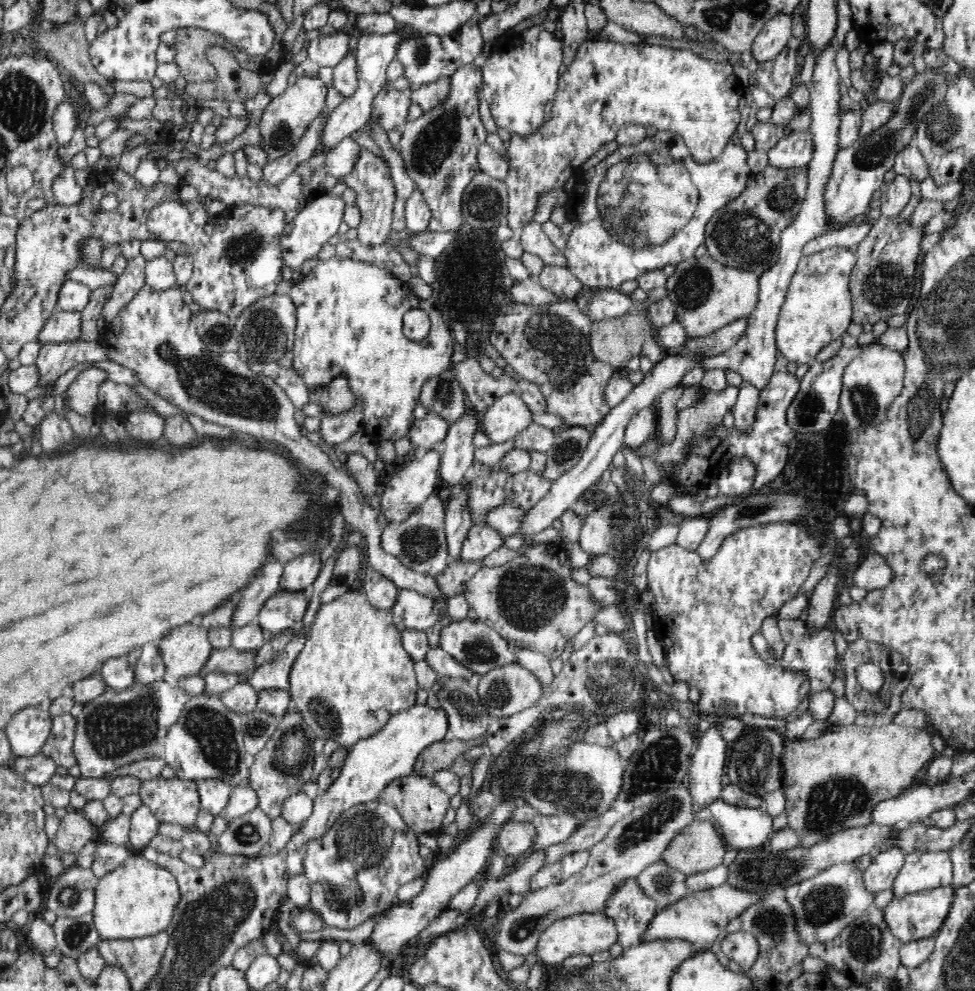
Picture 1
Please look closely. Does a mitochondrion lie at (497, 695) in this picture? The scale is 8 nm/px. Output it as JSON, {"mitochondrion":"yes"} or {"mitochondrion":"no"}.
{"mitochondrion":"yes"}

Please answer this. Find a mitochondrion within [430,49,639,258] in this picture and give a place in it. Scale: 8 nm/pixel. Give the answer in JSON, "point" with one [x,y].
{"point":[484,203]}

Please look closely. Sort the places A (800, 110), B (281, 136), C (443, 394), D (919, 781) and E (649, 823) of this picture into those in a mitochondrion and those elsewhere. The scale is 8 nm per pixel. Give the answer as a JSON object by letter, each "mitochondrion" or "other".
{"A":"other","B":"mitochondrion","C":"mitochondrion","D":"other","E":"mitochondrion"}

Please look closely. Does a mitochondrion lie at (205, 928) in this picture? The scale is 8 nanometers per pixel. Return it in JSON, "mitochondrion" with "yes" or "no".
{"mitochondrion":"yes"}

